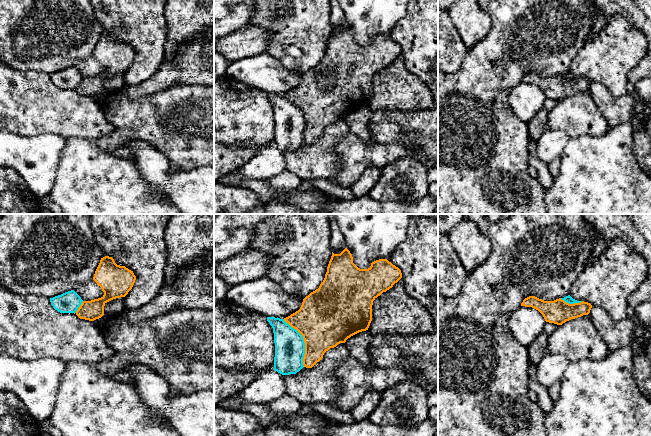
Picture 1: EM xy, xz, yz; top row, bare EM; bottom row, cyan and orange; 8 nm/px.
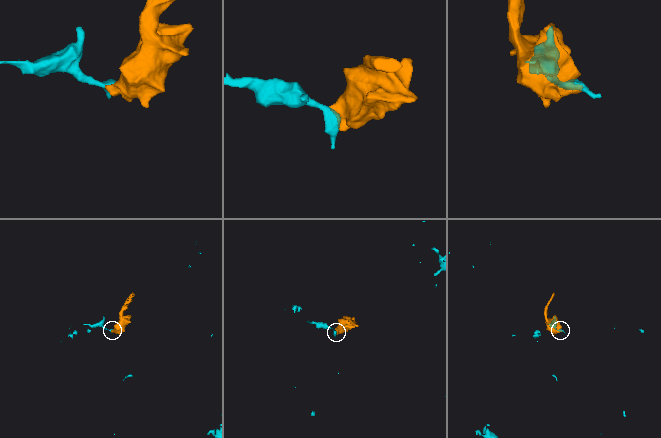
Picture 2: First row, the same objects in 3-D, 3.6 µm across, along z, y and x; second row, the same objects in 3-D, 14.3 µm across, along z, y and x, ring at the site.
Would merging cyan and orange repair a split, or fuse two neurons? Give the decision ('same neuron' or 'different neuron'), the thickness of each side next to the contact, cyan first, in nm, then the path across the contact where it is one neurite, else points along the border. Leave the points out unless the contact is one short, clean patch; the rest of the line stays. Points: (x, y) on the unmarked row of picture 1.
different neuron; 240 nm thick on the cyan side, 440 nm on the other; border along xz (283, 95), (302, 112), (304, 119), (304, 142)

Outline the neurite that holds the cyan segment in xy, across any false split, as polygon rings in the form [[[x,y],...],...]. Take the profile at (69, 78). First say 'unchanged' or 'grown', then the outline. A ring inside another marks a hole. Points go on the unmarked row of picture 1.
unchanged | [[[71,66],[50,74],[50,78],[53,84],[60,89],[76,89],[83,76],[74,66]]]

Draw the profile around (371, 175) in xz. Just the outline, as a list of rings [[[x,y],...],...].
[[[368,167],[361,174],[360,178],[351,186],[351,190],[355,197],[363,197],[378,182],[382,173],[382,169],[376,167]]]

